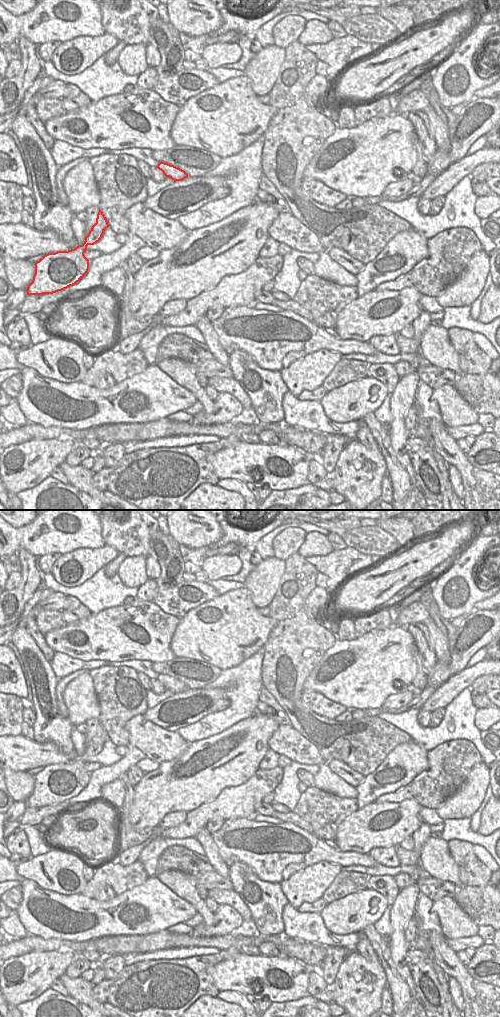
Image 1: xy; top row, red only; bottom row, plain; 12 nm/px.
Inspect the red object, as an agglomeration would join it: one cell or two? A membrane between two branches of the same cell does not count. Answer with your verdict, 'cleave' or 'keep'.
keep

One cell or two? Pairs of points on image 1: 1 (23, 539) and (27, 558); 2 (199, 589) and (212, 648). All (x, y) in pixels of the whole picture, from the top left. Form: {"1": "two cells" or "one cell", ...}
{"1": "two cells", "2": "two cells"}

